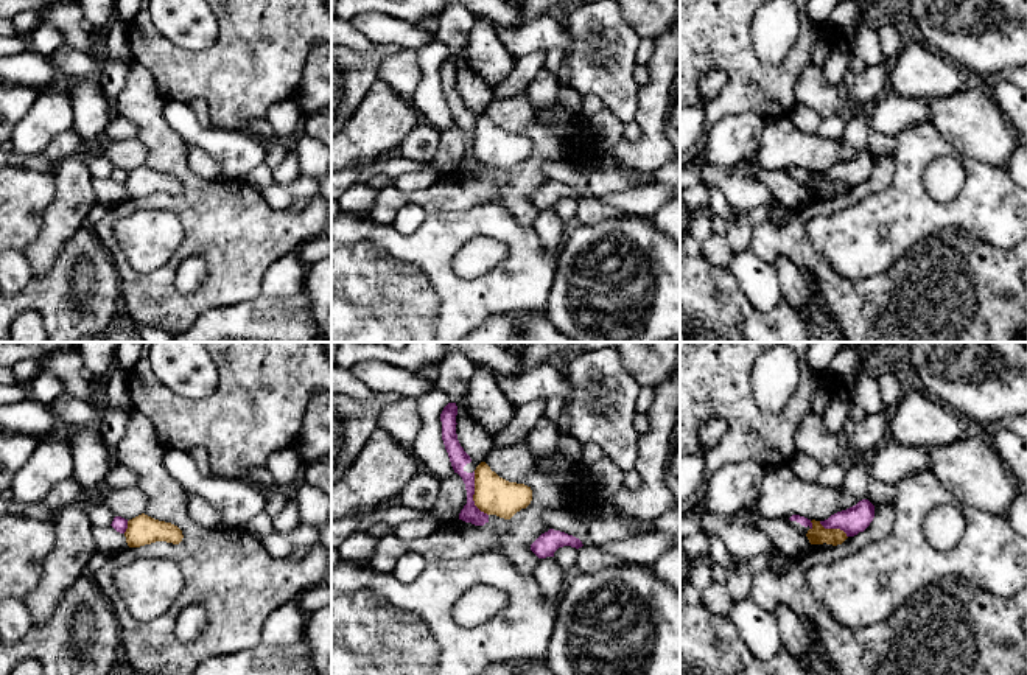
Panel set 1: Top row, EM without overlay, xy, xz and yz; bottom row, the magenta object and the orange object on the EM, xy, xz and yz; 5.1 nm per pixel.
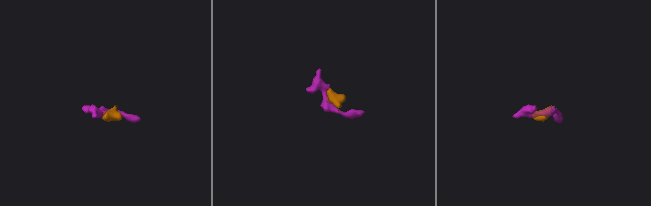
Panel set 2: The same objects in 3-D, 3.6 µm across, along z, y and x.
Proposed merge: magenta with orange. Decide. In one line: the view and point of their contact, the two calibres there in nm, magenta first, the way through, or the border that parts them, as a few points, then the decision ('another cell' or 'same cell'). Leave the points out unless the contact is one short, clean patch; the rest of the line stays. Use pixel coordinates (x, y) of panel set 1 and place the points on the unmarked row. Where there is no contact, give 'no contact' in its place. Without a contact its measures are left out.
meets magenta in xz at (473, 145); 100 nm thick on the magenta side, 200 nm on the other; border along xz (473, 123), (473, 154), (487, 167); another cell

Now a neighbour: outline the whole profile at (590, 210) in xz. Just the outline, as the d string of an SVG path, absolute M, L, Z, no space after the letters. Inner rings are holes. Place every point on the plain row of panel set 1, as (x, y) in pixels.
M582 198L577 201L576 219L584 224L599 224L605 219L624 216L627 212L613 208L596 198Z

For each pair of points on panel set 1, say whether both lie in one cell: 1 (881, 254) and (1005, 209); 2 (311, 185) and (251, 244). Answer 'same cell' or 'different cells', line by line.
1: same cell
2: different cells

